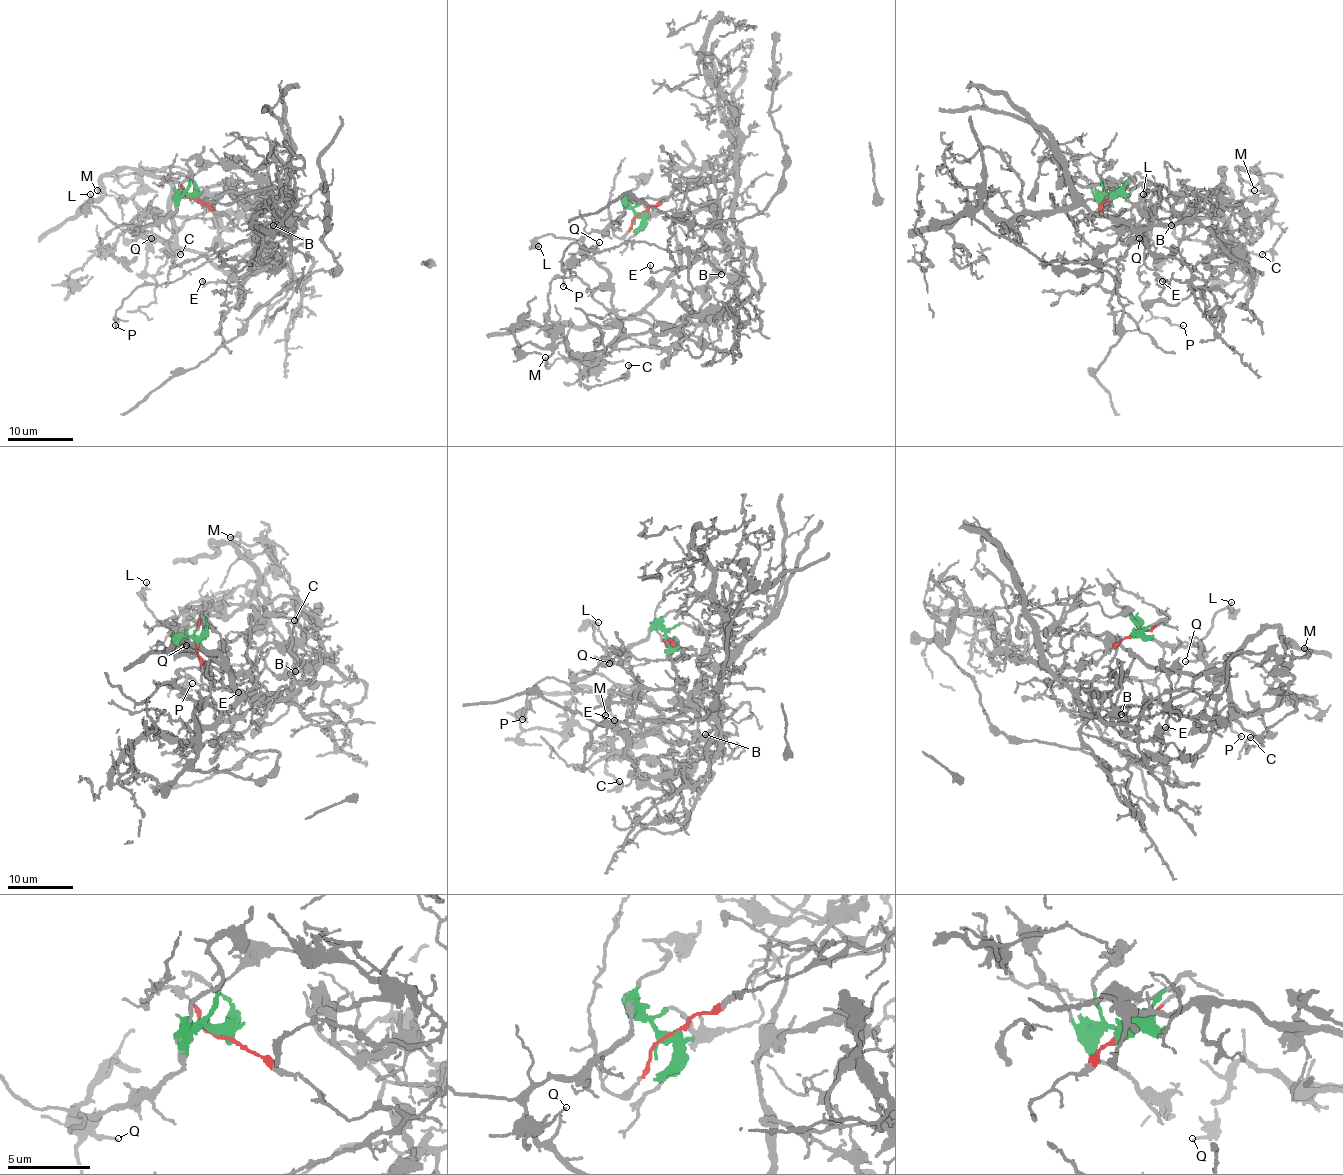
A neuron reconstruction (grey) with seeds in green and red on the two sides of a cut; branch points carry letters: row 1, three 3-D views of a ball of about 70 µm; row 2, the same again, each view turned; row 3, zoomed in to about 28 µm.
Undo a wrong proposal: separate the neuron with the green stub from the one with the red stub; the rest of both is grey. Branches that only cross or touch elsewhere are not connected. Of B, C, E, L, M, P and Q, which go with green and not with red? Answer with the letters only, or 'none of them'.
C, L, M, Q

